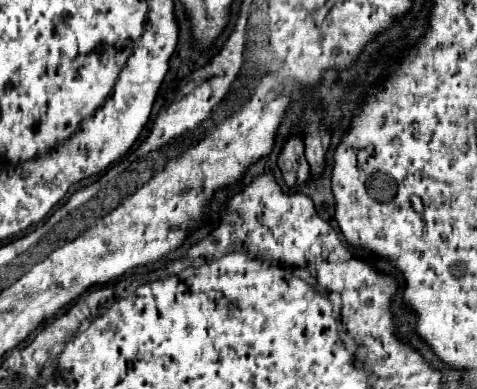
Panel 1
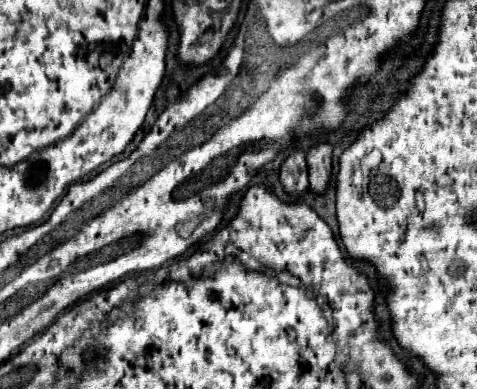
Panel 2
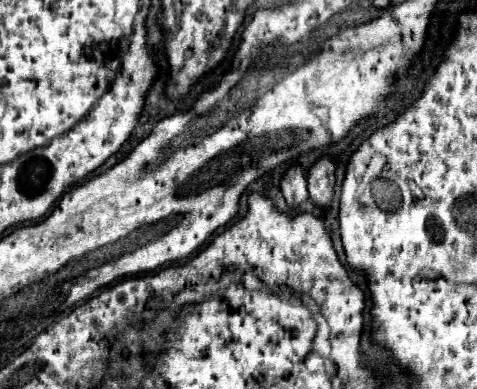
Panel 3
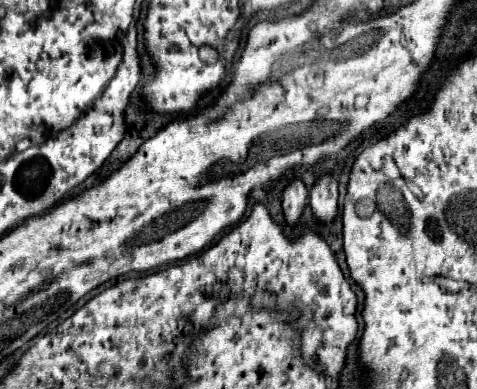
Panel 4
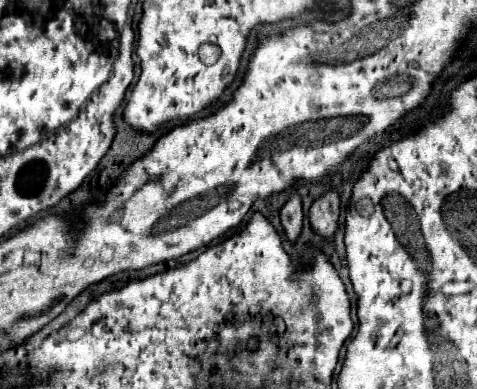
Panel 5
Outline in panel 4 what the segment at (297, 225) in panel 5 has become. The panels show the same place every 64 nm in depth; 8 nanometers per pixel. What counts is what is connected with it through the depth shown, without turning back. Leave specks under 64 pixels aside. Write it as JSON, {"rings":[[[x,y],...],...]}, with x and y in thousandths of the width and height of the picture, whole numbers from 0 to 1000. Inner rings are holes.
{"rings":[[[629,458],[608,463],[608,473],[591,494],[591,535],[604,576],[621,576],[629,566],[633,535],[646,519],[646,488]]]}

